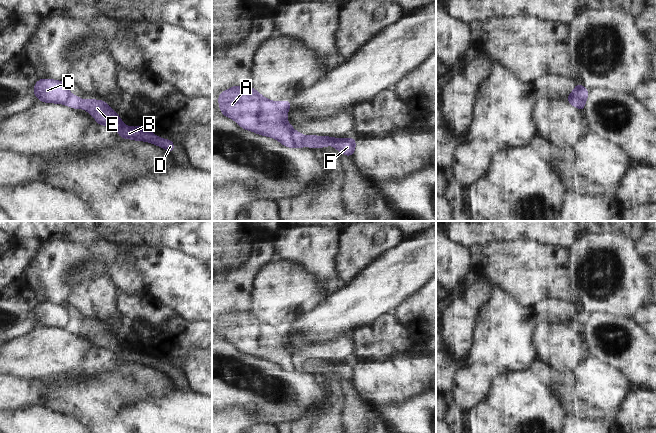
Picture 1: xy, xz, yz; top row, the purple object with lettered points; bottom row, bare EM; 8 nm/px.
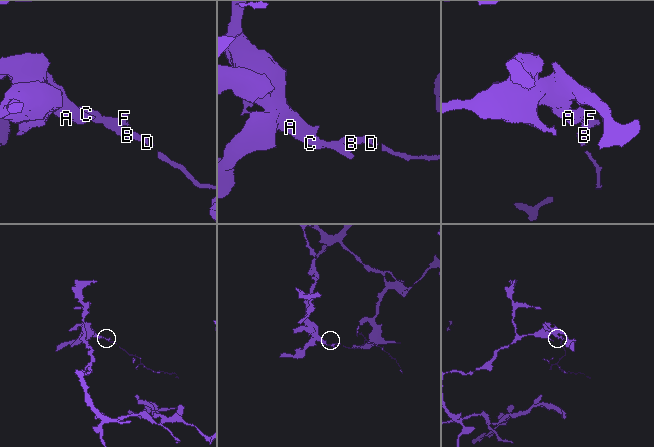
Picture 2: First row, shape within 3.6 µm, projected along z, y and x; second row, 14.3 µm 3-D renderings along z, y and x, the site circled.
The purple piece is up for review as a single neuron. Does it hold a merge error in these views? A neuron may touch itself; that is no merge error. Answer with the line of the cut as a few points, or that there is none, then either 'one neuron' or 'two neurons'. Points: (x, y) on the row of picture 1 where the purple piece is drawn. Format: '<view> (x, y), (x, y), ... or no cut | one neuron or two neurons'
xz (293, 130), (292, 137), (295, 146) | two neurons

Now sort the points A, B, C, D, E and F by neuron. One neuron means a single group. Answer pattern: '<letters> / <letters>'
A C / B D E F

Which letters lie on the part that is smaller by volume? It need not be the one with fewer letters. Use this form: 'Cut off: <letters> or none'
Cut off: B, D, E, F

